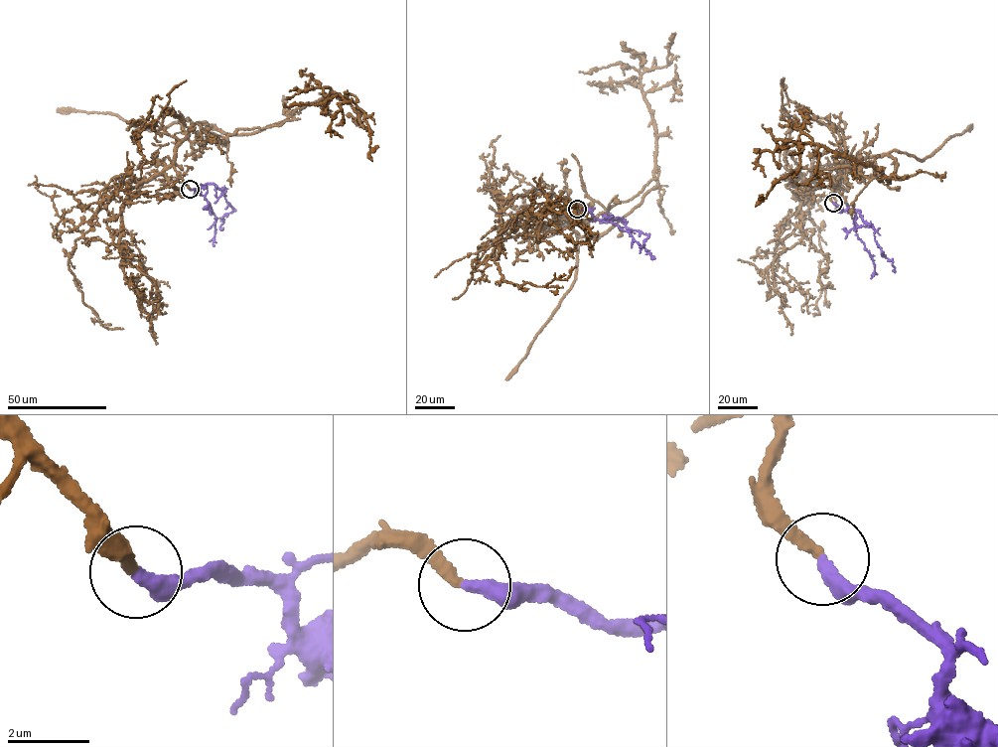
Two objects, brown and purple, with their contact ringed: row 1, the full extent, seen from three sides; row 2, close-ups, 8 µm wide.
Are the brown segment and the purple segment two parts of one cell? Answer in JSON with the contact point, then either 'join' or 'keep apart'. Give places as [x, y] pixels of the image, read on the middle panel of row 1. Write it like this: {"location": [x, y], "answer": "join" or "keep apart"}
{"location": [577, 209], "answer": "join"}

